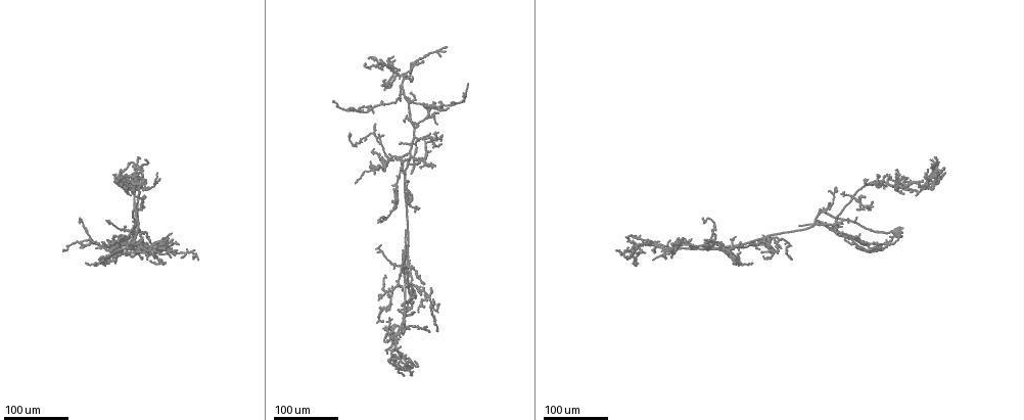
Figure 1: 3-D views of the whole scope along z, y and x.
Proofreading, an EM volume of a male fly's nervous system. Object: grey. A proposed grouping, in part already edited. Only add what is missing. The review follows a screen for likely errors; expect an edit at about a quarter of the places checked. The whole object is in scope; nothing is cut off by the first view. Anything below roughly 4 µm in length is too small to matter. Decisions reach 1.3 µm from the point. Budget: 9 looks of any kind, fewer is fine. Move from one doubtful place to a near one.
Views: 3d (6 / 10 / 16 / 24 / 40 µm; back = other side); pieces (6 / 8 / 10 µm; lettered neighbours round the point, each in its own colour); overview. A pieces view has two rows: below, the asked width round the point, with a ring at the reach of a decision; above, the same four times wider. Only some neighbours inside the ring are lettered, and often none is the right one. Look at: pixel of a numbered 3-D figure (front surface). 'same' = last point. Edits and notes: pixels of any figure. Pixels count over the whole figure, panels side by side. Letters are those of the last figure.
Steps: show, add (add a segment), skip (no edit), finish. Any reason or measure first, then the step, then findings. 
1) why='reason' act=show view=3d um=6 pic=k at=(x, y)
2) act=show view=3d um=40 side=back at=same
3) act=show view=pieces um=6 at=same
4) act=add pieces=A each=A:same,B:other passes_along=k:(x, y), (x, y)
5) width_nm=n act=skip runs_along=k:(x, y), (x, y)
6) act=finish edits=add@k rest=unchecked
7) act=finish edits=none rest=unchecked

why='tapers out' act=show view=3d um=24 pic=1 at=(114, 236)

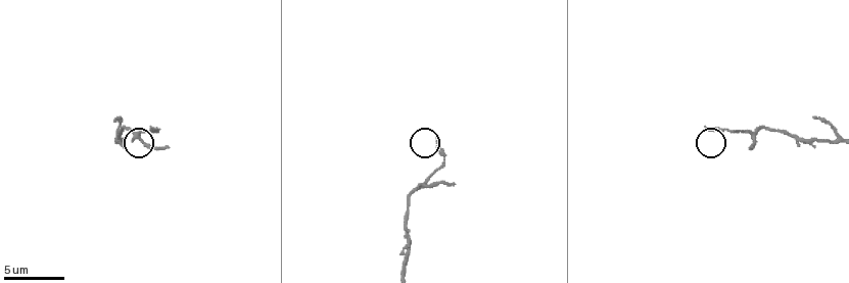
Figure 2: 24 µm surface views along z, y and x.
act=show view=pieces um=8 pic=2 at=(166, 145)

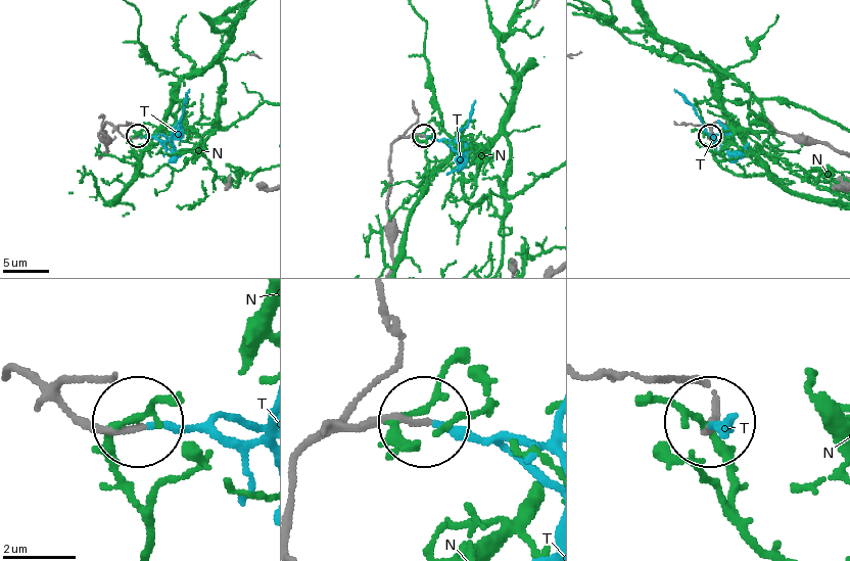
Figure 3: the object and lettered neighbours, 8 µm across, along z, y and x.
act=add pieces=T each=N:other,T:same passes_along=3:(400, 139), (426, 135), (455, 140), (467, 125), (475, 101) found='the neuron continues'

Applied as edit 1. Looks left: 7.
act=show view=overview

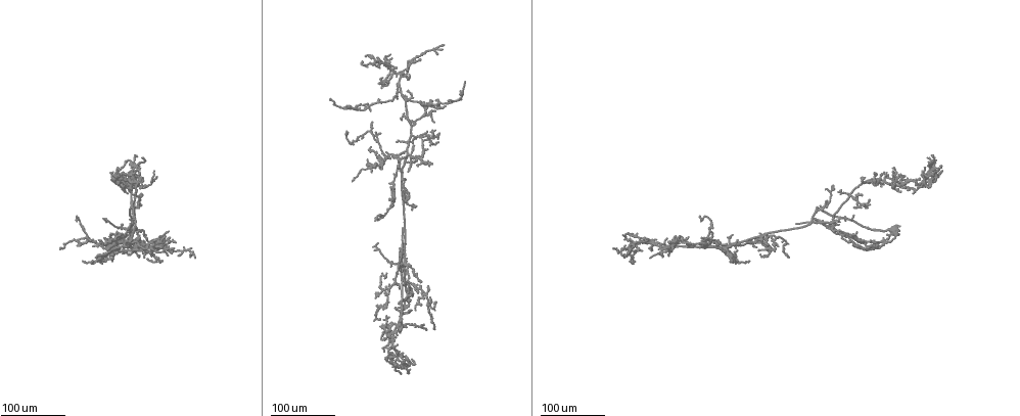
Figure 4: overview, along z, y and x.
why='branch stops here' act=show view=3d um=24 pic=4 at=(839, 222)

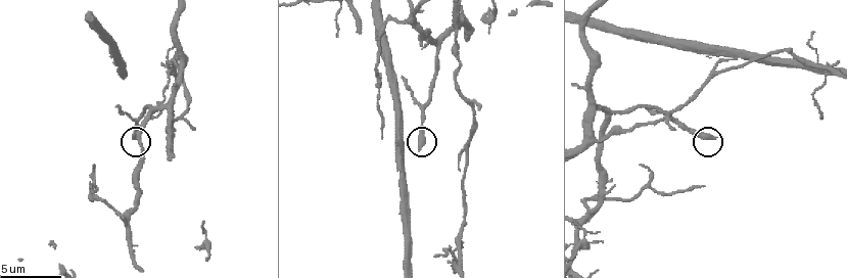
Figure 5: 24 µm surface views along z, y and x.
act=show view=pieces um=8 pic=5 at=(713, 138)

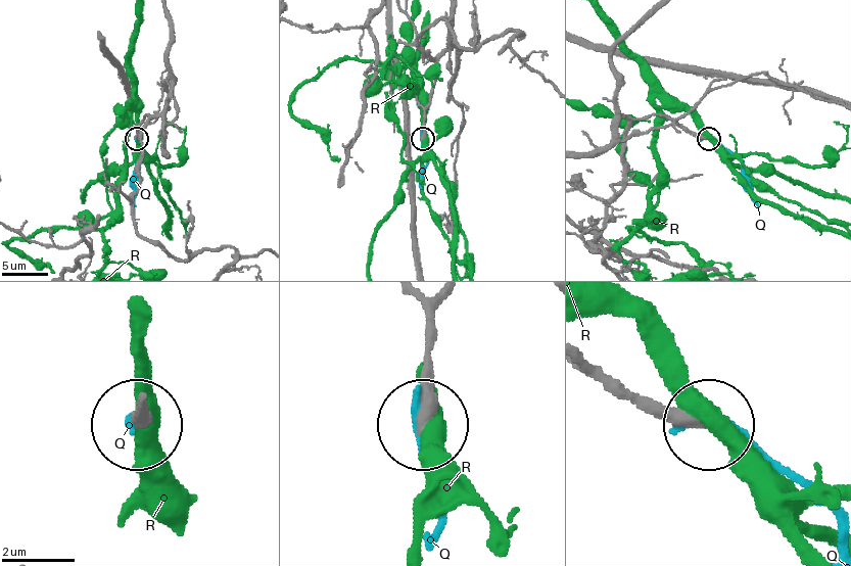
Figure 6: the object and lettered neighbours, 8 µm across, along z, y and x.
width_nm=310 act=skip each=Q:other,R:other found='no lettered segment goes on from it'

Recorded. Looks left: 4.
why='free end' act=show view=3d um=24 pic=4 at=(668, 247)

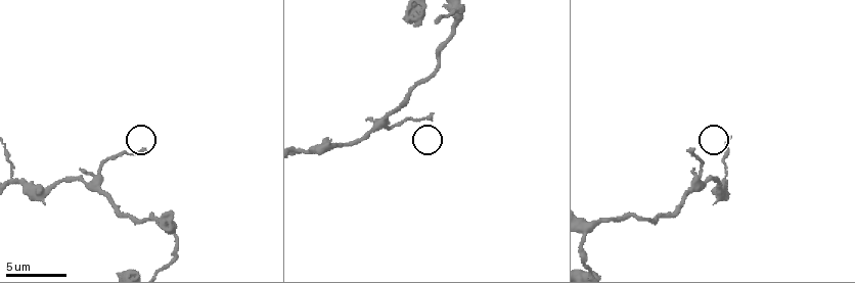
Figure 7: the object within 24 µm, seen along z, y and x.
act=show view=pieces um=8 pic=7 at=(688, 148)

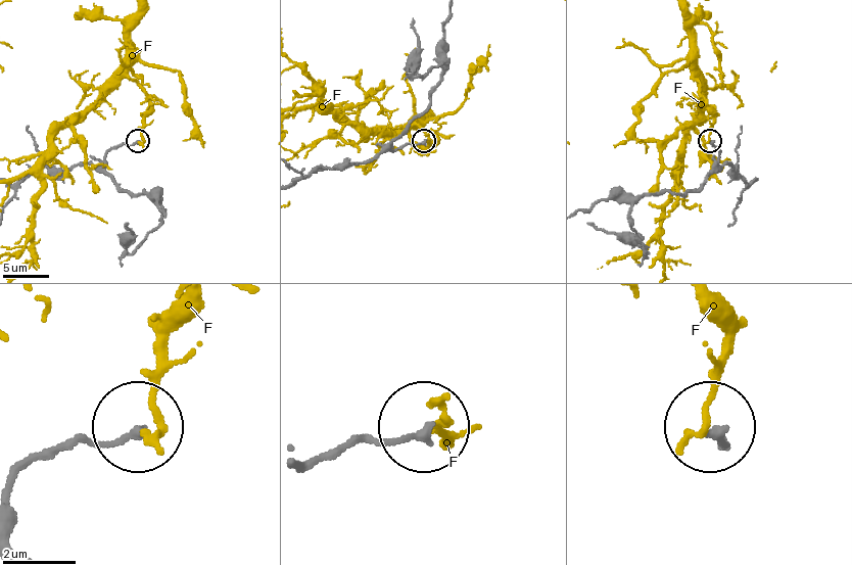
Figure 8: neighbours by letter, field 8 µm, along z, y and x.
width_nm=230 act=skip each=F:other runs_along=8:(300, 461), (425, 427) found='no lettered segment goes on from it'

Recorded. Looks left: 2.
why='tapers out' act=show view=3d um=24 pic=4 at=(373, 127)

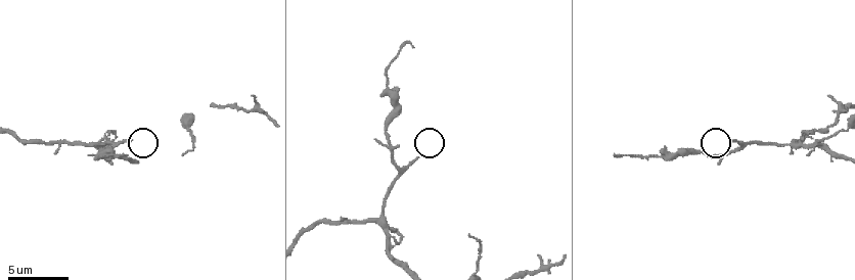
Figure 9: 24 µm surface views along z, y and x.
act=show view=pieces um=8 pic=9 at=(415, 158)

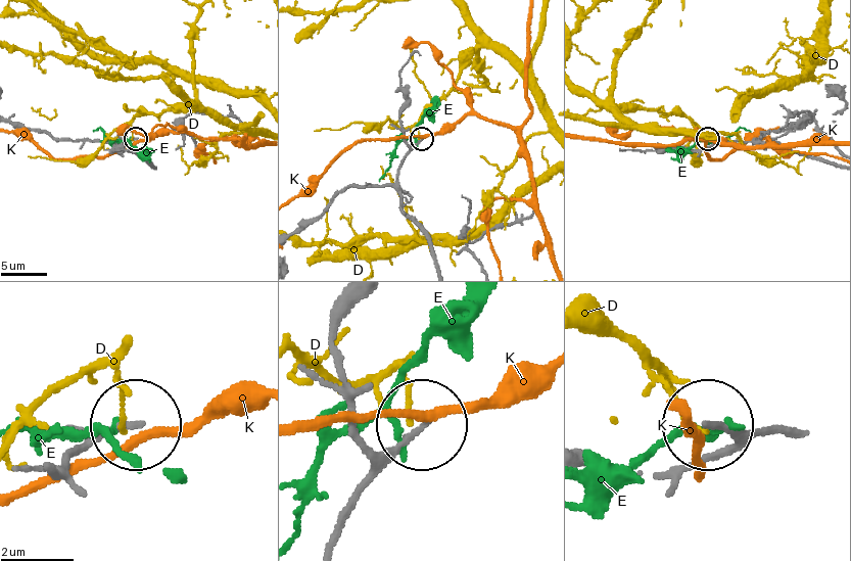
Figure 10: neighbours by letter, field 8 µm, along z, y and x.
act=skip each=D:other,E:other,K:other runs_along=10:(769, 433), (709, 425) found='none of them fits'

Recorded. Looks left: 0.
act=finish edits=add@3 rest=unchecked

